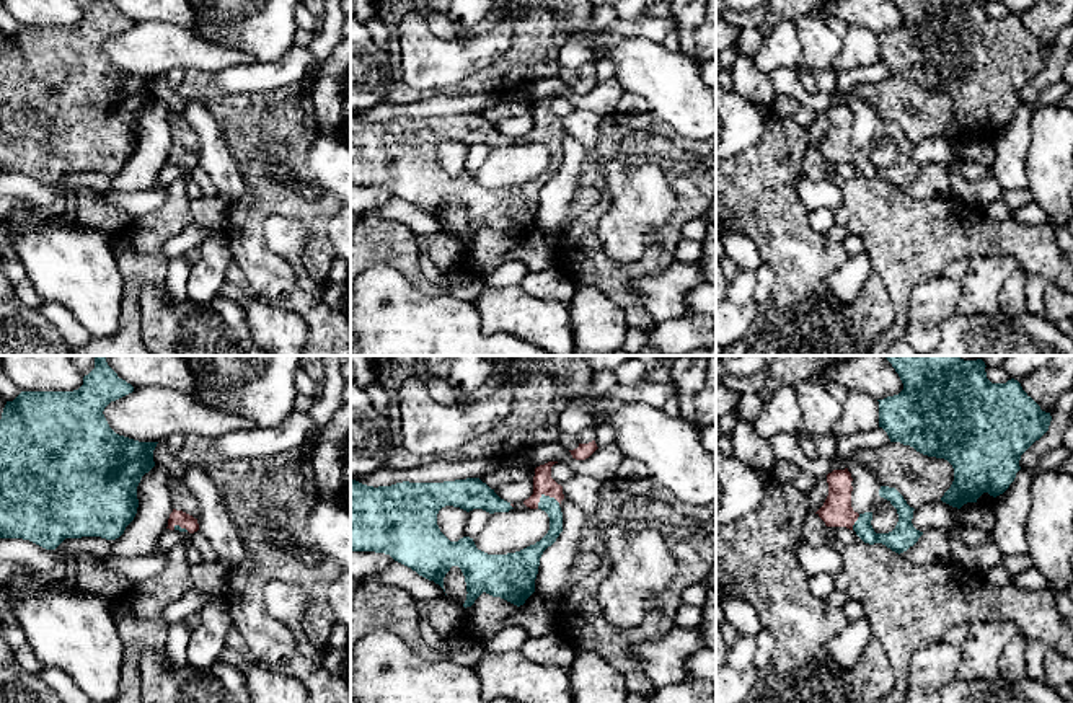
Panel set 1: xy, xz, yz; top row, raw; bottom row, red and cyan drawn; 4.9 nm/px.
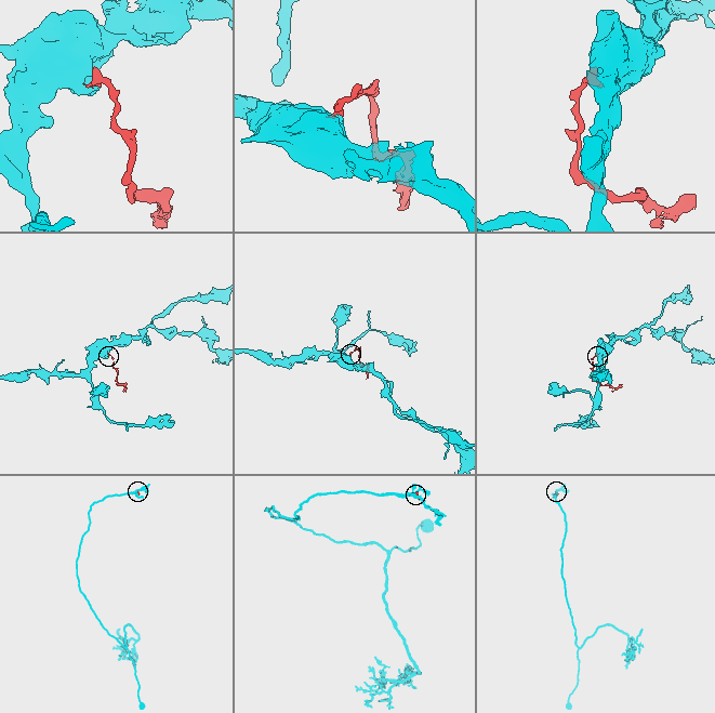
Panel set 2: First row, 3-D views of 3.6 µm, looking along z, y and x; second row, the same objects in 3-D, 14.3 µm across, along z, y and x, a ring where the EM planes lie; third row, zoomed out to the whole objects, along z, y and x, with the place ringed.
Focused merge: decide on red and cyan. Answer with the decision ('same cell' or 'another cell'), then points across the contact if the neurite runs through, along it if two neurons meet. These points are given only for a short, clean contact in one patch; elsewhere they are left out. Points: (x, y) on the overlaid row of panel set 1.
another cell | along xz (560, 503), (543, 495), (537, 508)

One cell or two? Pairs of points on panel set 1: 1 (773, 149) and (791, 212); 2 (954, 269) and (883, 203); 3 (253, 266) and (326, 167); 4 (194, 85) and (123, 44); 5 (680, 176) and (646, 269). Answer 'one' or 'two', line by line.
1: one
2: two
3: two
4: two
5: one

